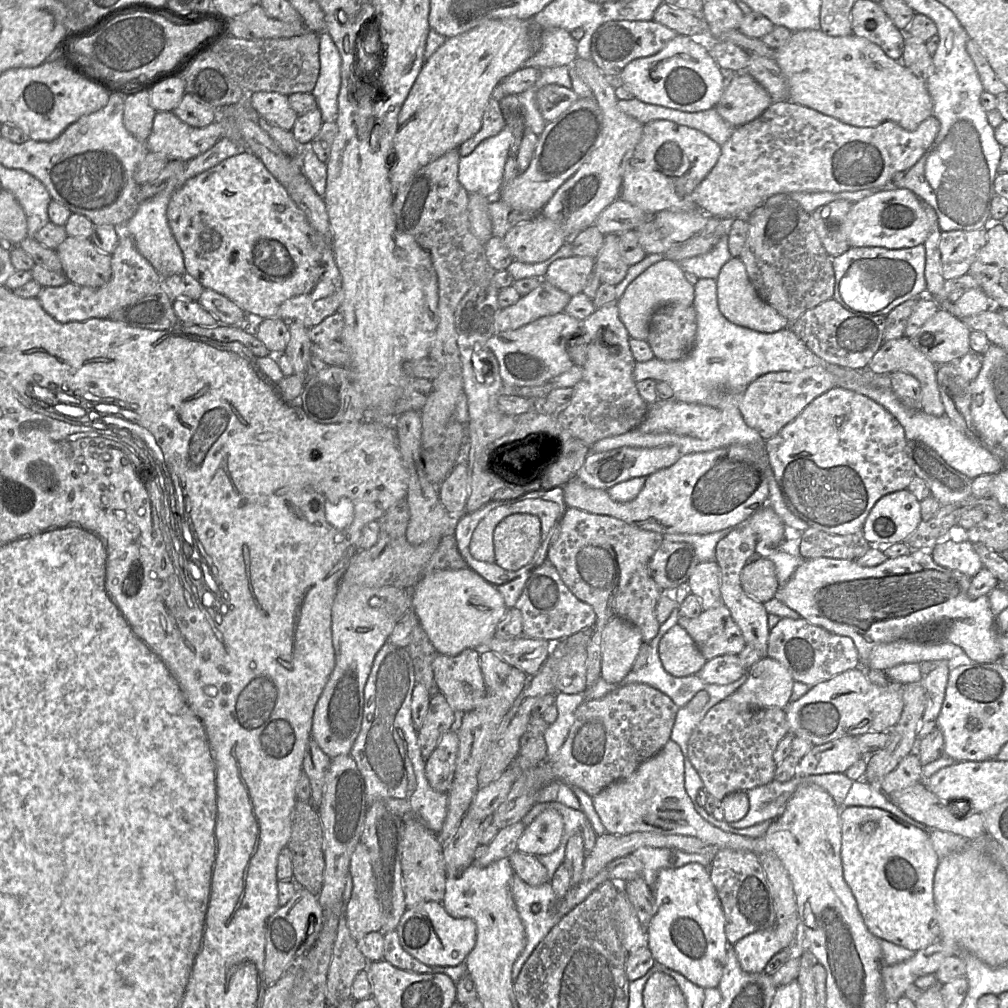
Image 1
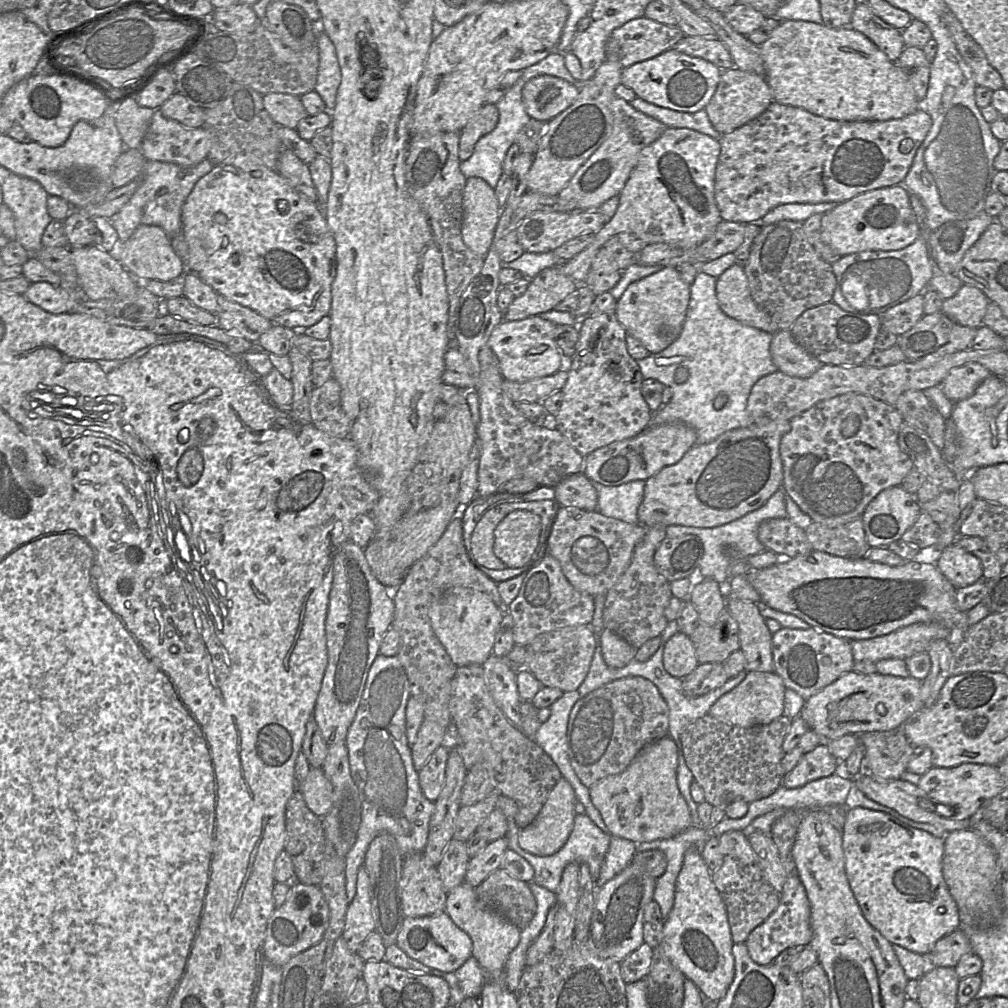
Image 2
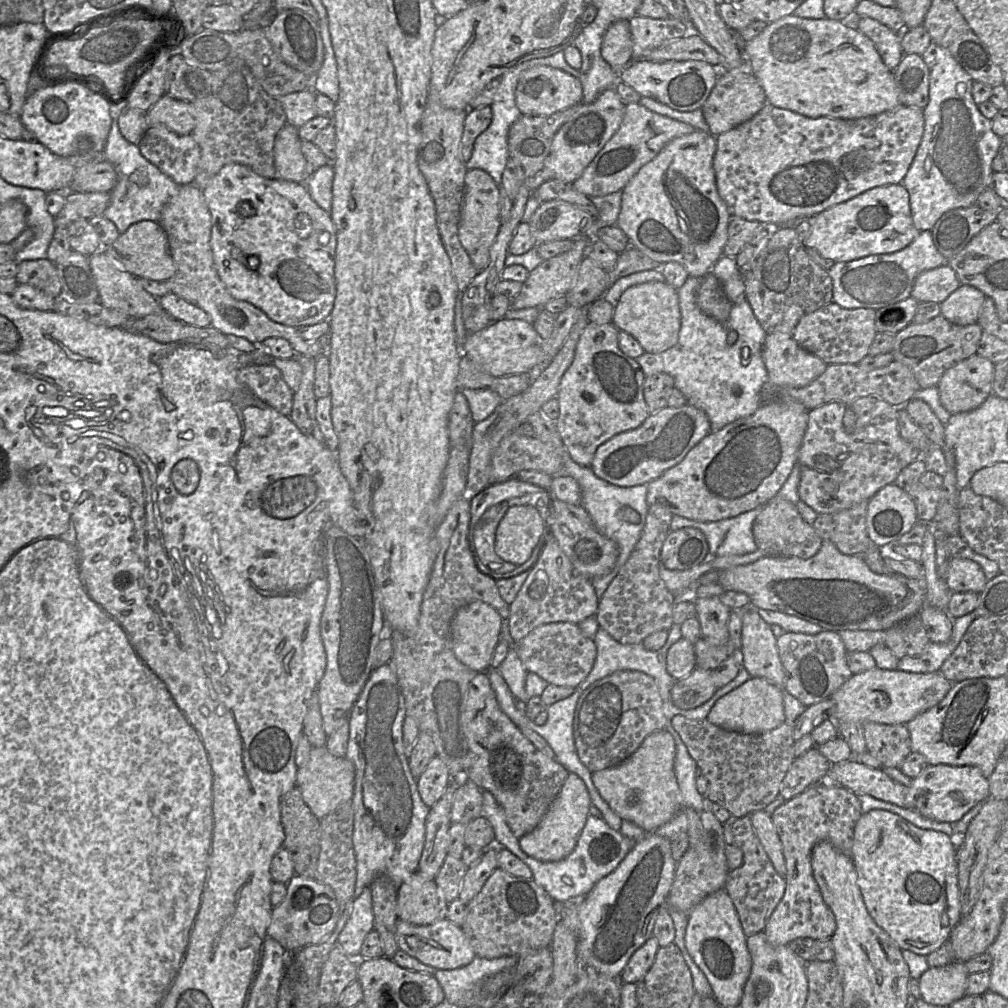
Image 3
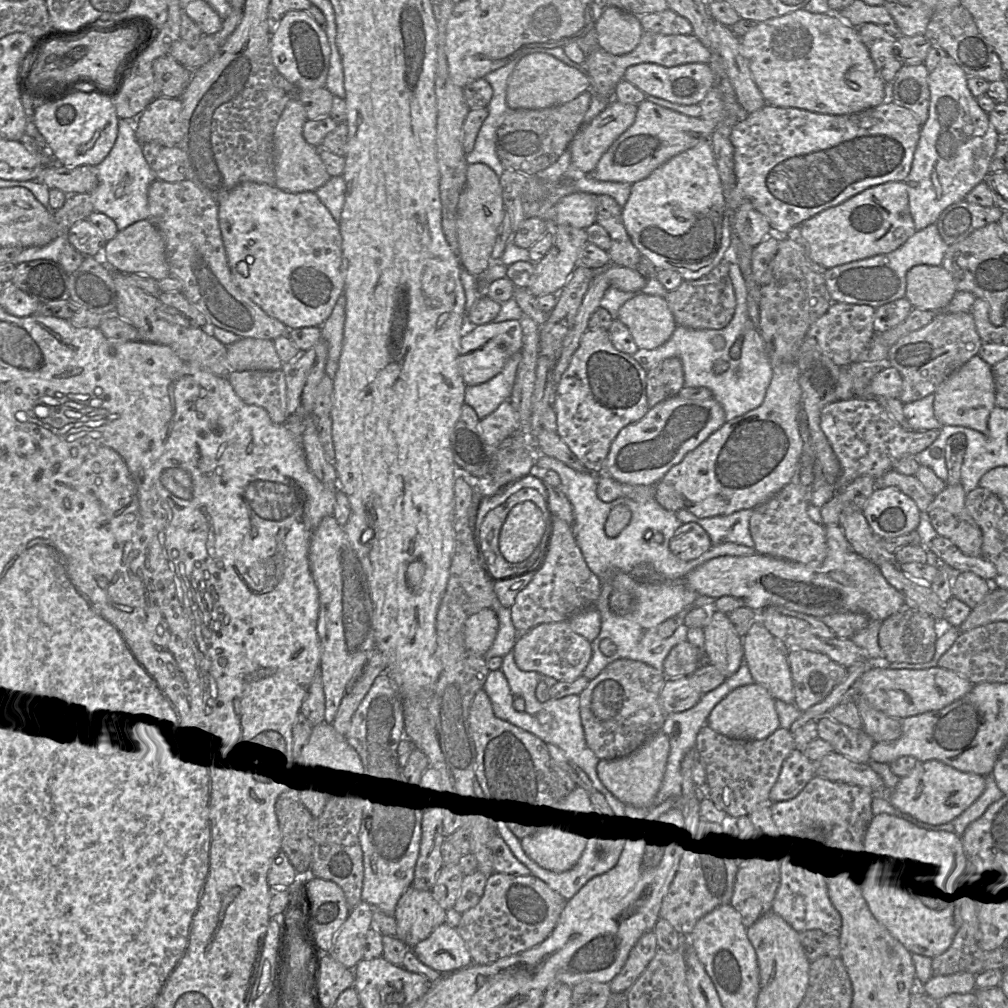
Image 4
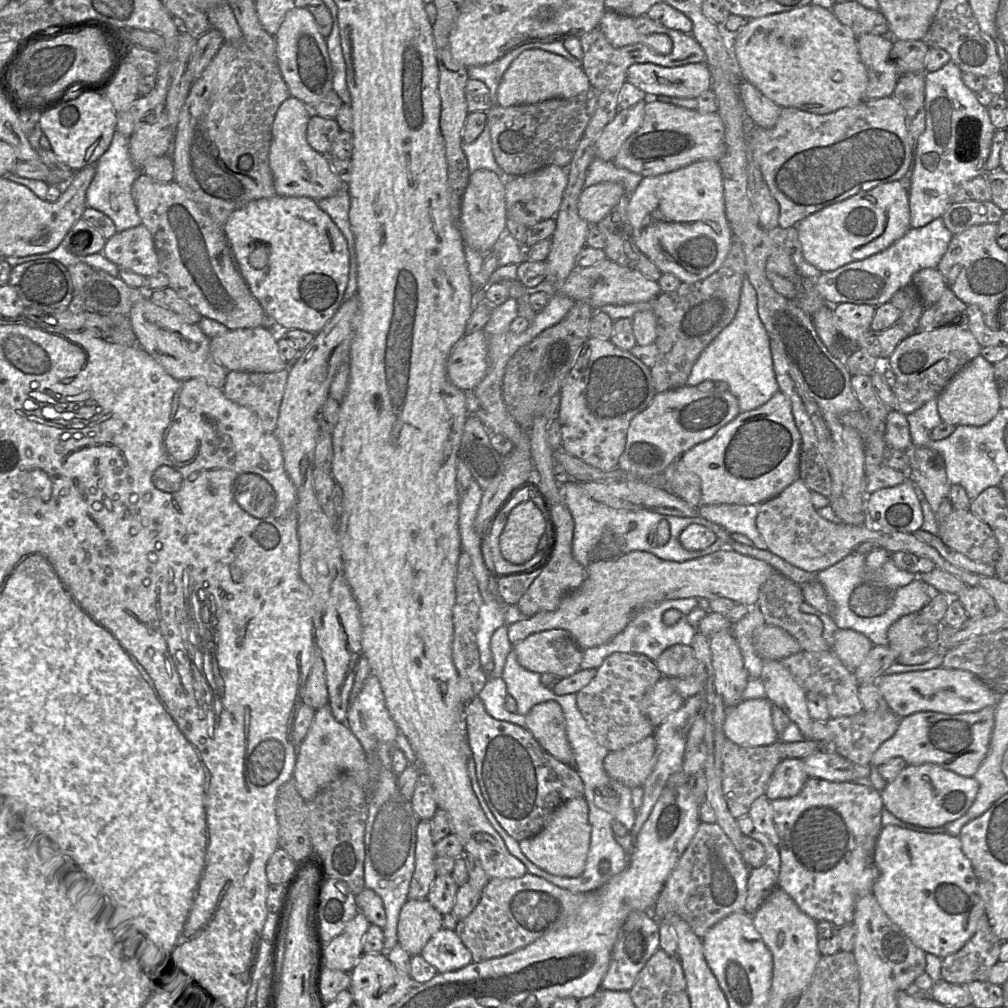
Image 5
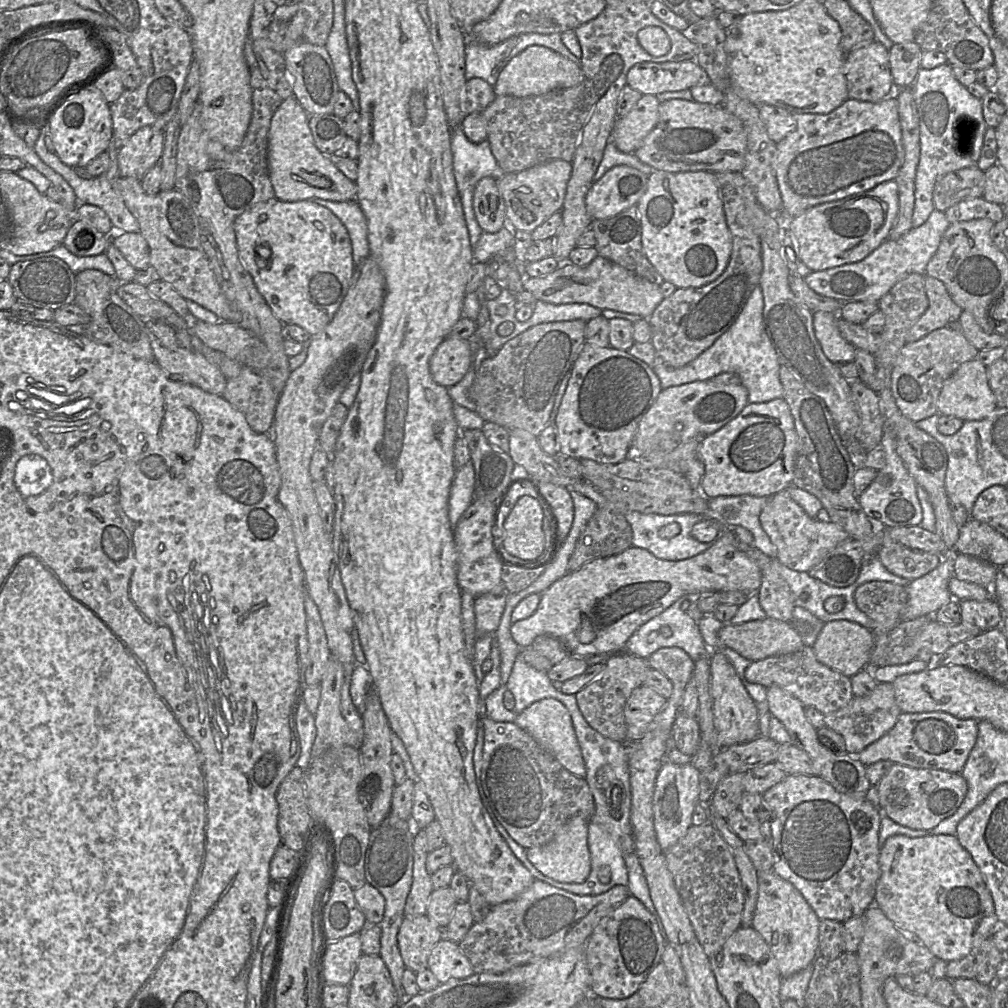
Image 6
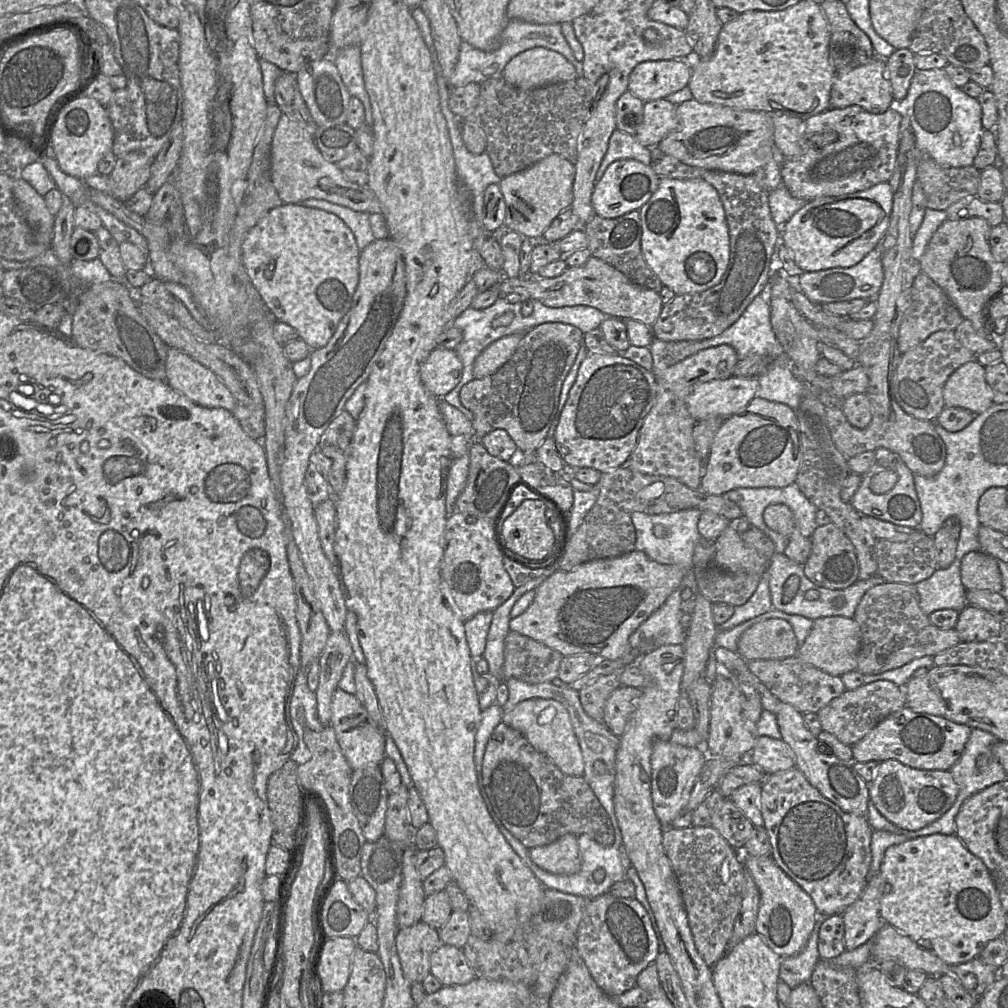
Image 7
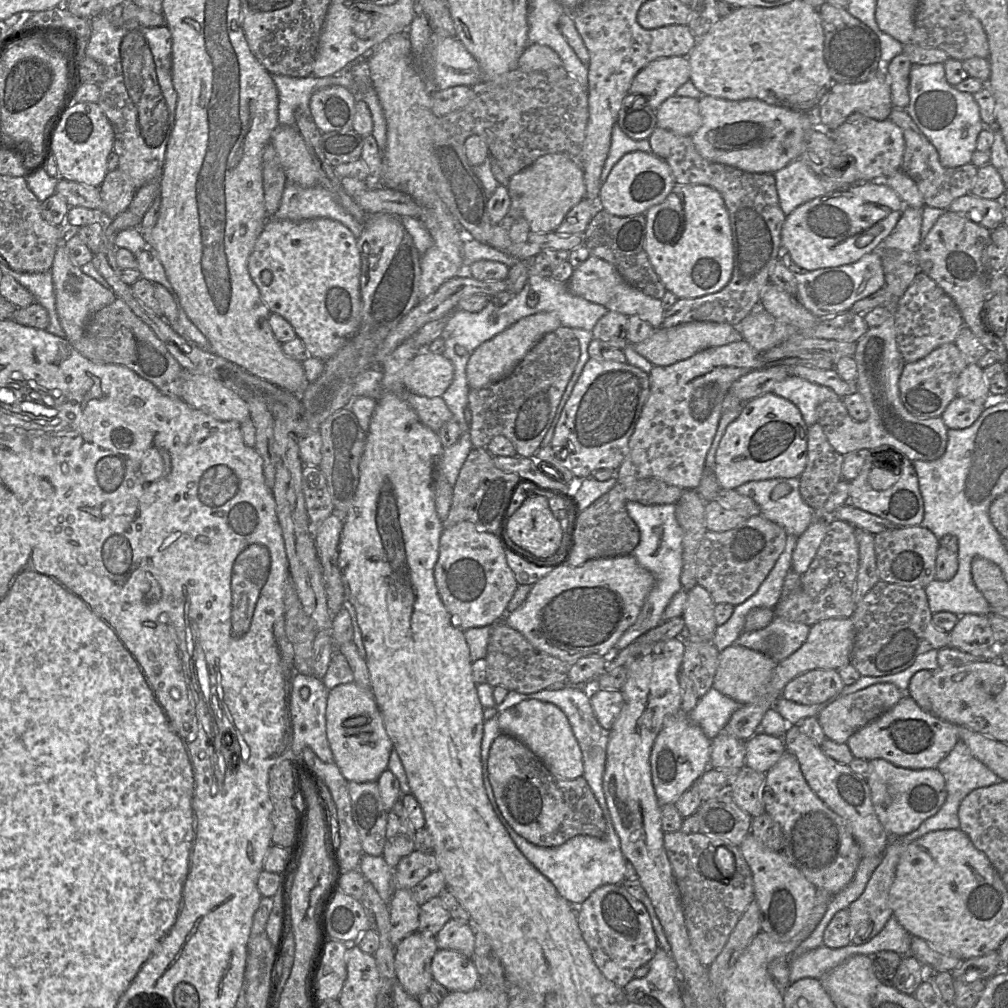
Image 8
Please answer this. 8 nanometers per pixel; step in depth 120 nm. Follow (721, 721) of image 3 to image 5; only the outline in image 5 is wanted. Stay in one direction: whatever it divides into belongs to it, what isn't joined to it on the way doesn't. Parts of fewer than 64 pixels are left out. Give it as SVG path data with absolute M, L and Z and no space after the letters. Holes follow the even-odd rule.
M765 698L742 700L726 709L723 731L727 739L742 746L765 746L779 740L772 722L772 704Z

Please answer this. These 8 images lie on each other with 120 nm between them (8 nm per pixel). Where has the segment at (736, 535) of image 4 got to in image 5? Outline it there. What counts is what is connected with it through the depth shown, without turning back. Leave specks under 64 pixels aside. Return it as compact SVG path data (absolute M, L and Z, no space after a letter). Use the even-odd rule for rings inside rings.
M713 504L700 505L698 516L711 521L729 534L739 533L748 537L757 549L767 549L767 545L756 527L756 518L761 504Z

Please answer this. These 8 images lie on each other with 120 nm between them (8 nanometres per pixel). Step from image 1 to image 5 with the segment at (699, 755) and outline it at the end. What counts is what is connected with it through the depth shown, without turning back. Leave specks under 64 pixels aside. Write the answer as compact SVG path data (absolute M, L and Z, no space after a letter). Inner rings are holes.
M726 739L722 748L722 791L730 814L739 819L749 816L752 803L765 796L769 780L776 766L784 759L782 741L765 746L742 746Z

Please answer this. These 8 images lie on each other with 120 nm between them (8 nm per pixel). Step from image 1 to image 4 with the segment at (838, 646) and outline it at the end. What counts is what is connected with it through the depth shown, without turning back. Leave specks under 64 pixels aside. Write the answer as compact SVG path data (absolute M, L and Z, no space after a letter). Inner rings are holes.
M786 649L795 702L801 712L823 701L847 676L847 668L825 654Z

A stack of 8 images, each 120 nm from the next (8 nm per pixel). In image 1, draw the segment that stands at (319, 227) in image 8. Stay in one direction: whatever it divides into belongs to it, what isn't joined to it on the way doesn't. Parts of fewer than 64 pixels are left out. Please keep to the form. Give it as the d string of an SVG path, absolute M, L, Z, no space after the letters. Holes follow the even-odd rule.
M249 150L226 158L210 169L188 179L171 196L167 206L167 220L182 251L186 272L194 277L204 289L212 289L233 301L247 314L246 318L250 321L251 318L253 320L280 318L288 323L298 321L305 327L311 328L337 312L343 298L342 278L334 259L331 241L327 241L313 229L284 186L267 170L263 162Z

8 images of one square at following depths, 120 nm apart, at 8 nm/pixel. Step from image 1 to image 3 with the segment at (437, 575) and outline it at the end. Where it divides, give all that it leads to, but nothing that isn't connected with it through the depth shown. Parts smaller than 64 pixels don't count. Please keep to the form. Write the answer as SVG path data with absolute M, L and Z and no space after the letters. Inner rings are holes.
M482 601L472 602L457 610L450 624L451 644L456 658L473 671L489 670L503 622L501 615Z

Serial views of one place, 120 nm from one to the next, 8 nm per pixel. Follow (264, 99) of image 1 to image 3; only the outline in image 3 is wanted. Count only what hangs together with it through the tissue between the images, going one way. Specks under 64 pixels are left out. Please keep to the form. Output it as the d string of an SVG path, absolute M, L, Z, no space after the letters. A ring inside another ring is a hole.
M309 88L276 98L285 112L287 123L299 128L317 116L315 97L316 92Z

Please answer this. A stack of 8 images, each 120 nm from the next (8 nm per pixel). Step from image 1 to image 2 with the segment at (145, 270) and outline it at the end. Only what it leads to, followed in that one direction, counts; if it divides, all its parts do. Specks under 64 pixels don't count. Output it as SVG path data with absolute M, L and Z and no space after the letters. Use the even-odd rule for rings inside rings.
M47 282L31 283L22 296L51 314L68 313L75 304L73 296L66 289Z

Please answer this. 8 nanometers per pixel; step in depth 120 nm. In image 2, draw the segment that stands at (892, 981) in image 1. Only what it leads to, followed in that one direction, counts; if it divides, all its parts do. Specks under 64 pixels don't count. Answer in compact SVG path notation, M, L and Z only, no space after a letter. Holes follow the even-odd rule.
M960 929L942 937L927 955L929 966L954 968L959 960L971 953L968 937Z

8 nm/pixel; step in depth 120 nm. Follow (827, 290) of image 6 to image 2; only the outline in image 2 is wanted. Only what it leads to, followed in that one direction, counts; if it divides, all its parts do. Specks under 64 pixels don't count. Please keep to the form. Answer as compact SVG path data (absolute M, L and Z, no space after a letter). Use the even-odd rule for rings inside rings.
M924 238L896 251L863 251L840 257L832 264L836 288L832 302L846 312L880 315L886 310L922 294L937 273Z

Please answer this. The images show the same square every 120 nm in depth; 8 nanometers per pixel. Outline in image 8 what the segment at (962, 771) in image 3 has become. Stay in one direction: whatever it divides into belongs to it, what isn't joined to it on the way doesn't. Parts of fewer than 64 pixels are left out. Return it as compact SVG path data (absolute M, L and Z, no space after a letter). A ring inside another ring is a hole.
M884 759L870 760L868 764L866 780L873 809L889 837L902 837L915 831L938 812L947 797L944 777L937 768L913 770L895 766Z

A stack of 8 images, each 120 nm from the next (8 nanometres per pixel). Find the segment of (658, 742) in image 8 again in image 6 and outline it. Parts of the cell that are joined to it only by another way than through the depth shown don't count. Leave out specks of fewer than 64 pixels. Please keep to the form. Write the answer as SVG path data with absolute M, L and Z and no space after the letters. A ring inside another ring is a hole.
M664 761L656 778L653 795L654 829L657 841L665 852L674 846L692 826L692 815L698 804L700 772L692 764Z

